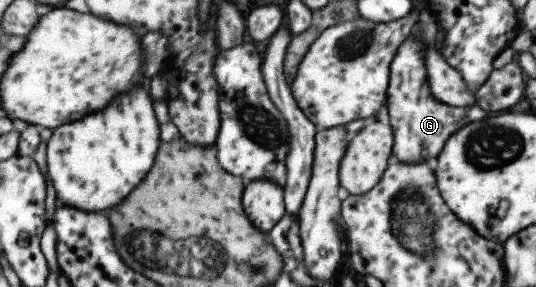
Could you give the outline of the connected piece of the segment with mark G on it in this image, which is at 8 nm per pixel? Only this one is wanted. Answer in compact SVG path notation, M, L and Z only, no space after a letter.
M412 31L396 49L394 60L390 66L390 87L387 89L387 101L384 110L388 113L388 121L394 130L392 155L400 163L433 162L442 151L444 141L462 125L470 121L479 121L486 115L475 104L470 107L451 107L436 101L428 88L426 57L424 45L418 41Z

